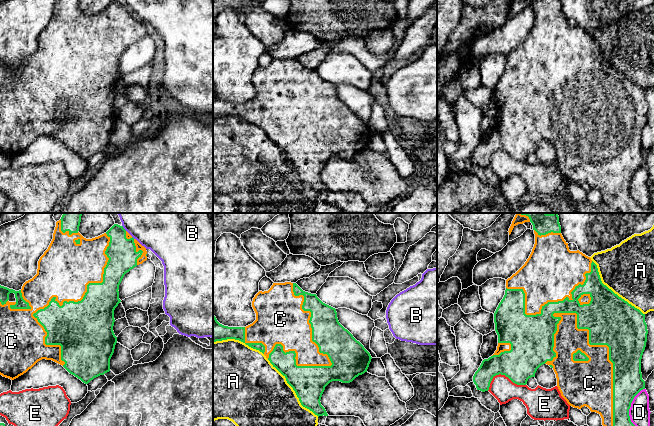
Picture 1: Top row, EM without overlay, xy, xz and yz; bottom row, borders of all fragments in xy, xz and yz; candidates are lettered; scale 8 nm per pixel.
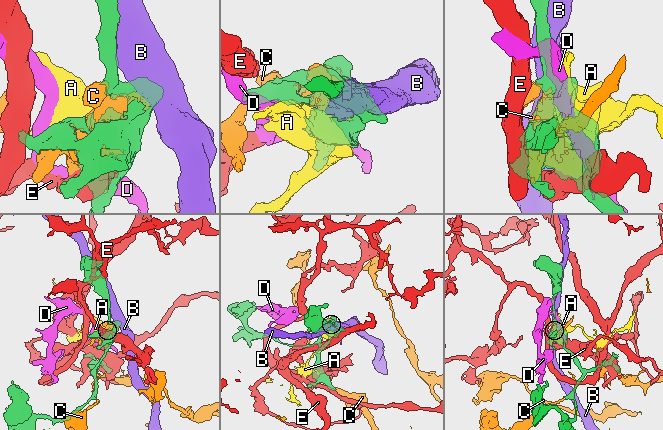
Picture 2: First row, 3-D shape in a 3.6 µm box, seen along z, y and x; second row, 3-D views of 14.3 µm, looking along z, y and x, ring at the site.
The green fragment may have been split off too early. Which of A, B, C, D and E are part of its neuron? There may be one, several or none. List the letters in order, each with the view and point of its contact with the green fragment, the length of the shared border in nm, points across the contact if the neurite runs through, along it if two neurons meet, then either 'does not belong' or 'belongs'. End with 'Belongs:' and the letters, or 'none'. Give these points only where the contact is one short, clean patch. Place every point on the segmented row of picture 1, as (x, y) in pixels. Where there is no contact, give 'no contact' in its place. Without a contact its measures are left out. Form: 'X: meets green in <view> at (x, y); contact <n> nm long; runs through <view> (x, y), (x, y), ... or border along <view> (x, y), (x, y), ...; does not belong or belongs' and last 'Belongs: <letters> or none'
A: meets green in xz at (293, 389); contact 600 nm long; does not belong
B: meets green in xy at (123, 228); contact 60 nm long; does not belong
C: meets green in yz at (608, 346); contact 1050 nm long; belongs
D: meets green in yz at (630, 406); contact 320 nm long; does not belong
E: meets green in yz at (502, 374); contact 320 nm long; does not belong
Belongs: C

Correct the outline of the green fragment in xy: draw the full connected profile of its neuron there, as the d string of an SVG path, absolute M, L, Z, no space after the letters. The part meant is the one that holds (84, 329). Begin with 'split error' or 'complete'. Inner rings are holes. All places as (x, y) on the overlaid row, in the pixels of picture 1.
split error; M64 213L53 233L53 239L38 261L37 274L30 280L26 281L22 289L15 291L0 285L0 375L14 380L26 373L38 361L42 359L52 360L62 365L70 374L80 379L83 383L88 384L94 378L104 375L110 371L110 359L114 353L117 337L114 334L114 310L121 302L119 299L119 285L124 275L131 269L147 260L147 251L136 239L134 239L124 228L114 224L106 233L92 238L84 238L78 231L83 213Z

